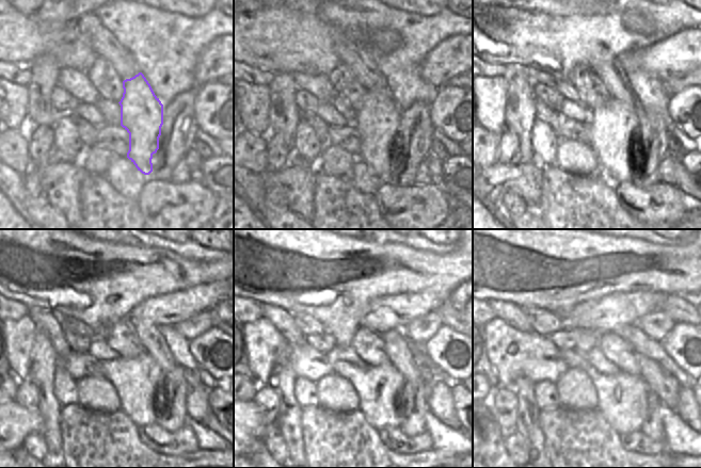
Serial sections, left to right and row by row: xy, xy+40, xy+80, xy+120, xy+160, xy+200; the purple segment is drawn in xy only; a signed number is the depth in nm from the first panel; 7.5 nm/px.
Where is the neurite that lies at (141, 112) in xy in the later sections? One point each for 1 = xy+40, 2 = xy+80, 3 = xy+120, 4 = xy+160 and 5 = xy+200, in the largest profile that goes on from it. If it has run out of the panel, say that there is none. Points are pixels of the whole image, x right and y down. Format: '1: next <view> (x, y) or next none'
1: next xy+40 (378, 118)
2: next xy+80 (615, 136)
3: next xy+120 (141, 385)
4: next xy+160 (382, 390)
5: next xy+200 (622, 399)

